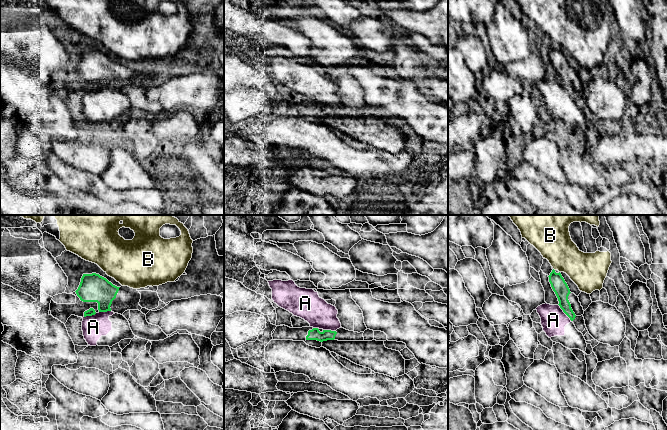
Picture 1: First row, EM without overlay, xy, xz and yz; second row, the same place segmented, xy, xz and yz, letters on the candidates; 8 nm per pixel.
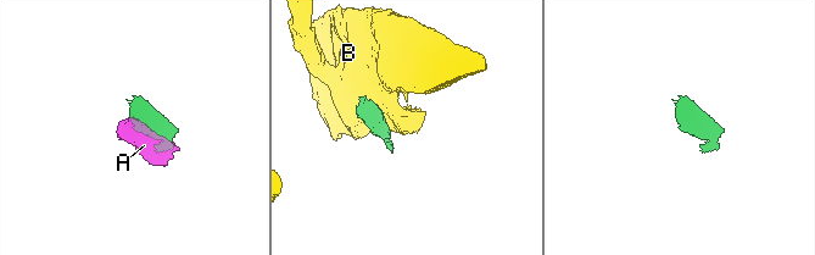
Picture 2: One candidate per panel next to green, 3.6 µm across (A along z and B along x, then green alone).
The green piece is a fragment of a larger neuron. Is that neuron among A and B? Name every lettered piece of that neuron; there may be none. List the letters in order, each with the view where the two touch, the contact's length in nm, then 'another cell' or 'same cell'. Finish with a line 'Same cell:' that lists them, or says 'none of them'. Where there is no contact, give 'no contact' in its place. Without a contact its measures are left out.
A: contact in yz; length 170 nm; another cell
B: no contact; another cell
Same cell: none of them

